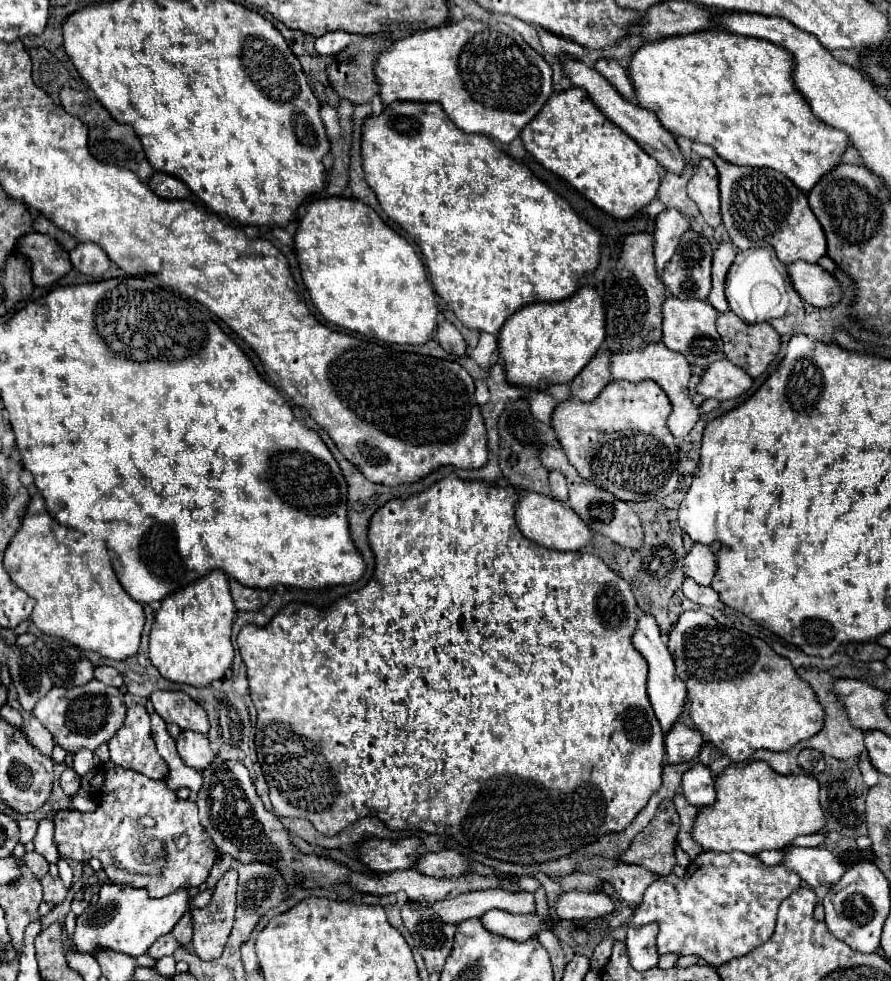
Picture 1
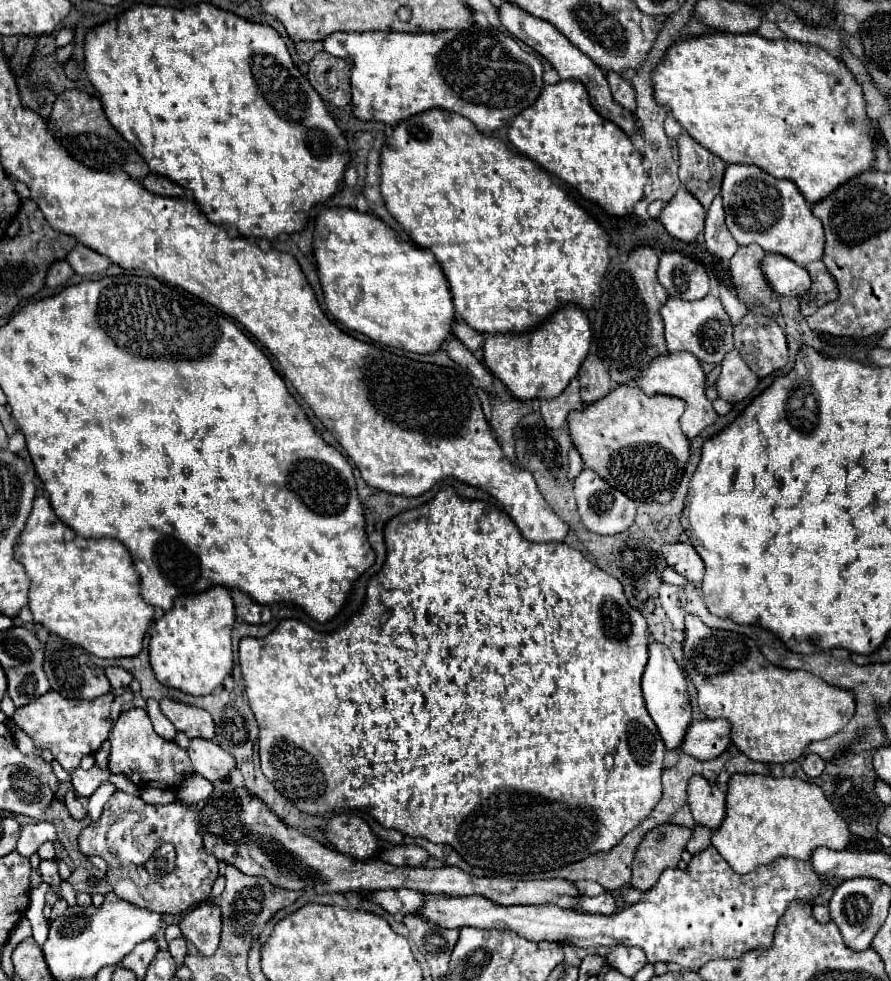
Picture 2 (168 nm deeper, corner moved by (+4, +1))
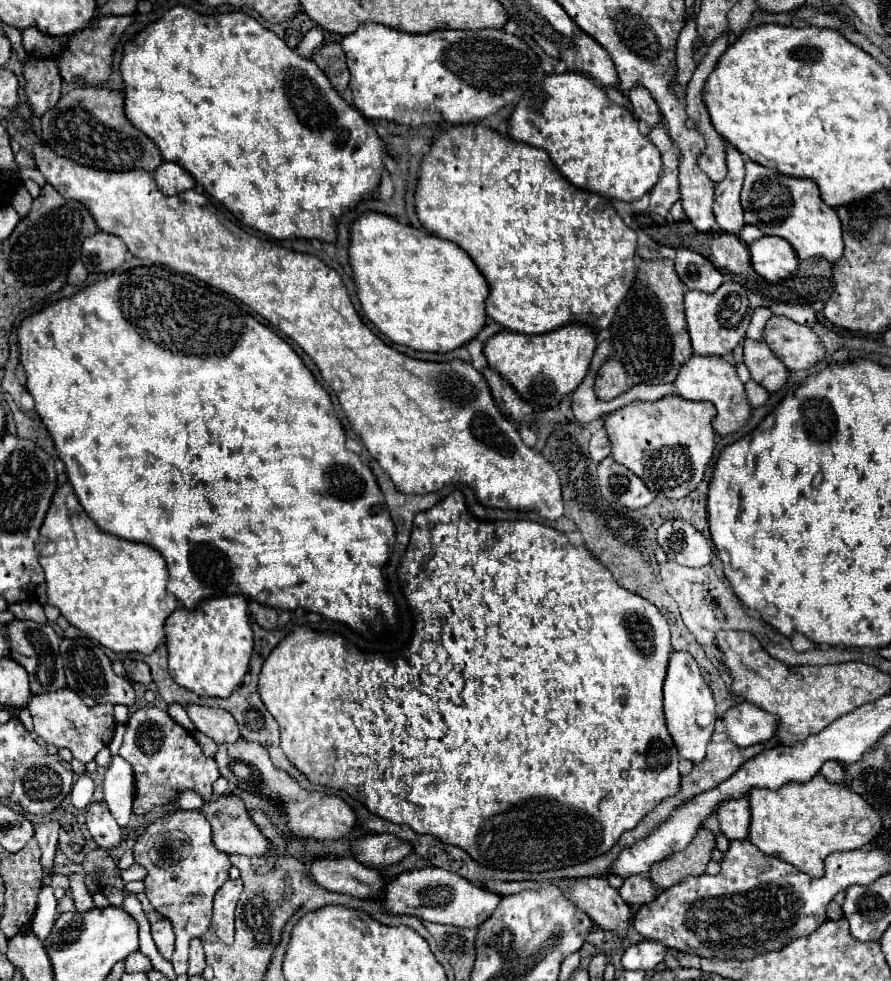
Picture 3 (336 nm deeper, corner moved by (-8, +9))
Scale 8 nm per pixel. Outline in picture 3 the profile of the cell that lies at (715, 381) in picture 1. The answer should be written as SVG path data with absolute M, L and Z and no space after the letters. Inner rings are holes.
M745 339L743 341L743 363L747 365L751 379L757 381L761 387L765 387L769 393L781 389L781 385L787 381L789 371L777 357L773 357L771 349L763 341Z

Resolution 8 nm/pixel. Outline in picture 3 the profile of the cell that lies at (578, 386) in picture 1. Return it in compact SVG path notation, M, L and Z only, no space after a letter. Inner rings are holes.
M609 357L597 373L595 393L599 399L609 401L609 399L615 399L617 395L621 395L625 391L627 391L627 373L615 357Z

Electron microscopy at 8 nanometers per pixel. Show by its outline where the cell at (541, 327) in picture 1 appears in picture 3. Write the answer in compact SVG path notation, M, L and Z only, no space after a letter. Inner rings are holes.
M573 323L543 335L499 331L491 339L487 339L483 353L487 357L487 363L499 375L503 375L525 401L529 401L533 407L545 409L577 389L589 369L595 347L595 331L583 323Z

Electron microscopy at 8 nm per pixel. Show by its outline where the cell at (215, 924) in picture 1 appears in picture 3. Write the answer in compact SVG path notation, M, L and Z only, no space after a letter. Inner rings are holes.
M227 879L223 883L223 887L215 893L213 899L213 921L211 921L211 929L215 931L215 935L225 943L231 945L233 943L233 913L235 913L235 905L237 899L241 895L241 881L239 879Z

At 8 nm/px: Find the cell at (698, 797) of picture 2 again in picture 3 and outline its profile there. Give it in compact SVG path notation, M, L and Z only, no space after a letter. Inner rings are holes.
M747 797L727 799L721 801L719 809L715 811L721 831L727 839L747 839L749 829L749 801Z

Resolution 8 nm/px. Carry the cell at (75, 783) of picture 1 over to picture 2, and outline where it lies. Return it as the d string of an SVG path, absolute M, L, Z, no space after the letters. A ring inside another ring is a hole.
M71 793L67 795L67 809L75 819L85 819L87 817L87 809L81 805L81 801L77 801Z

